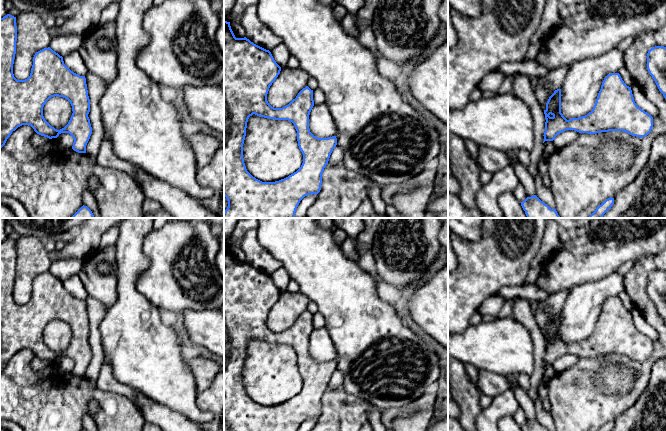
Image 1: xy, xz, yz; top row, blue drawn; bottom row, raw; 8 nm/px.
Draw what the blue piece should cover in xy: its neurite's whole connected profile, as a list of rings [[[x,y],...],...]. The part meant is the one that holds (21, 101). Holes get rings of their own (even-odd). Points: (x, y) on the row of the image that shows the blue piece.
[[[7,14],[0,18],[0,149],[13,131],[22,125],[30,125],[37,134],[49,139],[57,138],[61,133],[69,133],[74,139],[72,149],[86,153],[92,127],[88,117],[90,99],[85,76],[71,71],[64,64],[63,57],[48,47],[35,53],[30,76],[25,80],[17,80],[13,74],[16,41],[16,17]],[[55,96],[67,99],[73,111],[68,124],[60,130],[52,127],[43,116],[45,103]]]

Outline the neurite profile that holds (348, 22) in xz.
[[[348,13],[340,20],[340,24],[348,35],[354,38],[359,37],[360,32],[357,27],[355,16]]]

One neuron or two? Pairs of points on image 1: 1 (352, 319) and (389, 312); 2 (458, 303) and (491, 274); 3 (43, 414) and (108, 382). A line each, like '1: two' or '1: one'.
1: one
2: one
3: two

